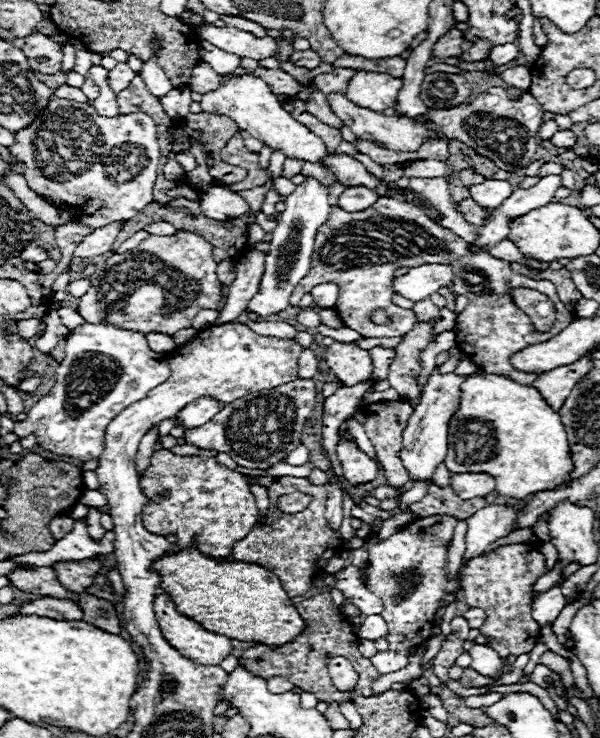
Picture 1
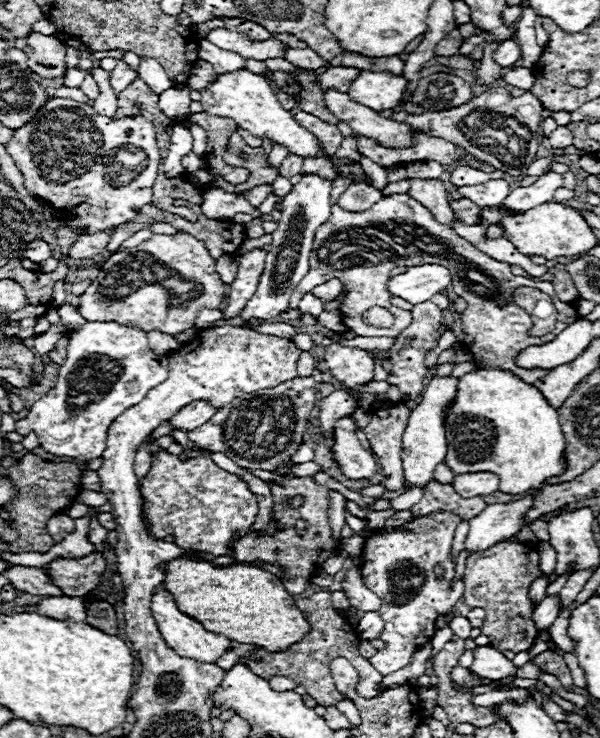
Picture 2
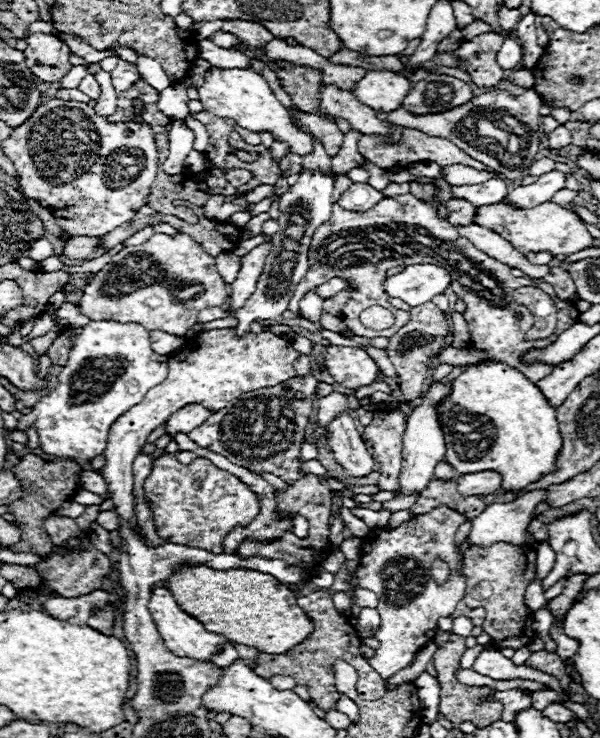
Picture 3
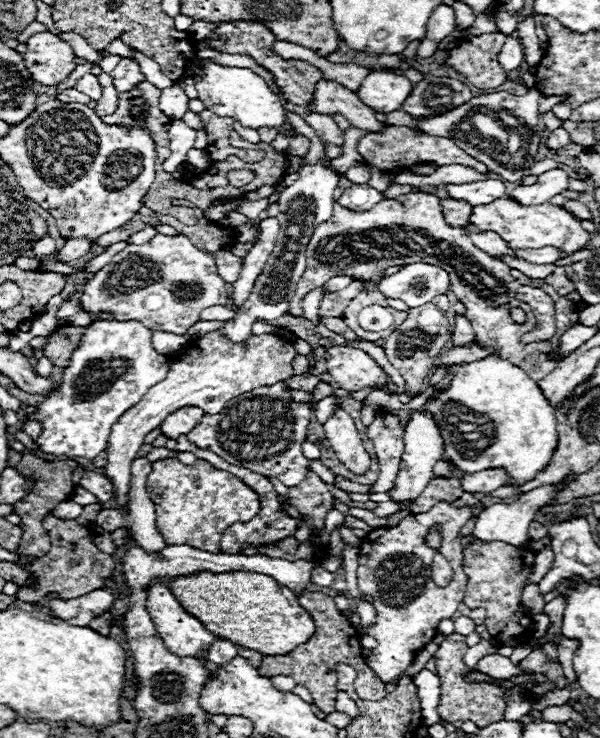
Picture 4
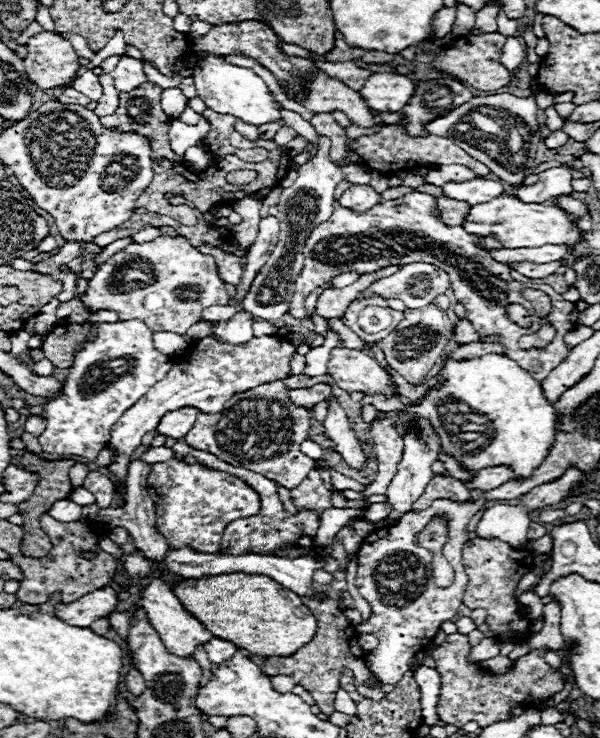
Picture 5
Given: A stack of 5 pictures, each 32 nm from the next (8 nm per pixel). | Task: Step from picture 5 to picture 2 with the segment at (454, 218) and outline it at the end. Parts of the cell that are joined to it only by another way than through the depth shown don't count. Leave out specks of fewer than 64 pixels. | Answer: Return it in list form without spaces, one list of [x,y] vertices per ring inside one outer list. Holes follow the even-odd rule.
[[[460,198],[460,200],[452,200],[450,208],[452,208],[456,220],[460,220],[464,224],[478,224],[480,208],[474,202],[470,202],[466,198]]]

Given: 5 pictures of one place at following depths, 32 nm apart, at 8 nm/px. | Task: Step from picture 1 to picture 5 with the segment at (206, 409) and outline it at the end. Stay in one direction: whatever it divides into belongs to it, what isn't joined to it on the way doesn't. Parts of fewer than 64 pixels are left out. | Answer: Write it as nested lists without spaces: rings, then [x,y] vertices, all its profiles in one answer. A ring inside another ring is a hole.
[[[180,408],[176,412],[168,412],[168,416],[164,416],[164,420],[160,420],[160,424],[156,426],[156,432],[178,440],[192,428],[196,414],[198,414],[196,408]]]

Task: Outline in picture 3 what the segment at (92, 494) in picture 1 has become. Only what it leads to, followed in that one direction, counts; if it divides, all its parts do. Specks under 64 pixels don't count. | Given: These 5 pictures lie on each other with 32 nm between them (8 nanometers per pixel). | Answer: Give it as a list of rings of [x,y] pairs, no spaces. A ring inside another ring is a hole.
[[[78,490],[76,494],[74,494],[74,498],[72,498],[74,502],[78,502],[78,504],[82,504],[82,506],[90,506],[90,504],[102,504],[102,498],[100,496],[96,496],[96,494],[92,494],[92,492],[88,492],[88,490]]]

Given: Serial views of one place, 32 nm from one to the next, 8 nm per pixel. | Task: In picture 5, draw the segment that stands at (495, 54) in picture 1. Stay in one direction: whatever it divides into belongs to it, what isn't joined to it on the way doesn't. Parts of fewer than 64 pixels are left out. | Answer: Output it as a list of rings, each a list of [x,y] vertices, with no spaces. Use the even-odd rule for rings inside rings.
[[[506,38],[504,44],[504,54],[502,54],[502,64],[506,68],[516,68],[526,62],[526,48],[518,38]]]

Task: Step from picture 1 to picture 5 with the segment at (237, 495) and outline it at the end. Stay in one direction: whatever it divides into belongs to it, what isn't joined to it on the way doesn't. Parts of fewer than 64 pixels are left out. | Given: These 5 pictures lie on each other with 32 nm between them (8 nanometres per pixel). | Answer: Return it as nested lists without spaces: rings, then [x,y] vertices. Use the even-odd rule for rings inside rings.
[[[168,460],[152,464],[148,494],[156,504],[156,528],[172,548],[196,548],[196,552],[220,552],[220,536],[236,518],[254,516],[260,496],[236,476],[210,470],[200,464]]]

